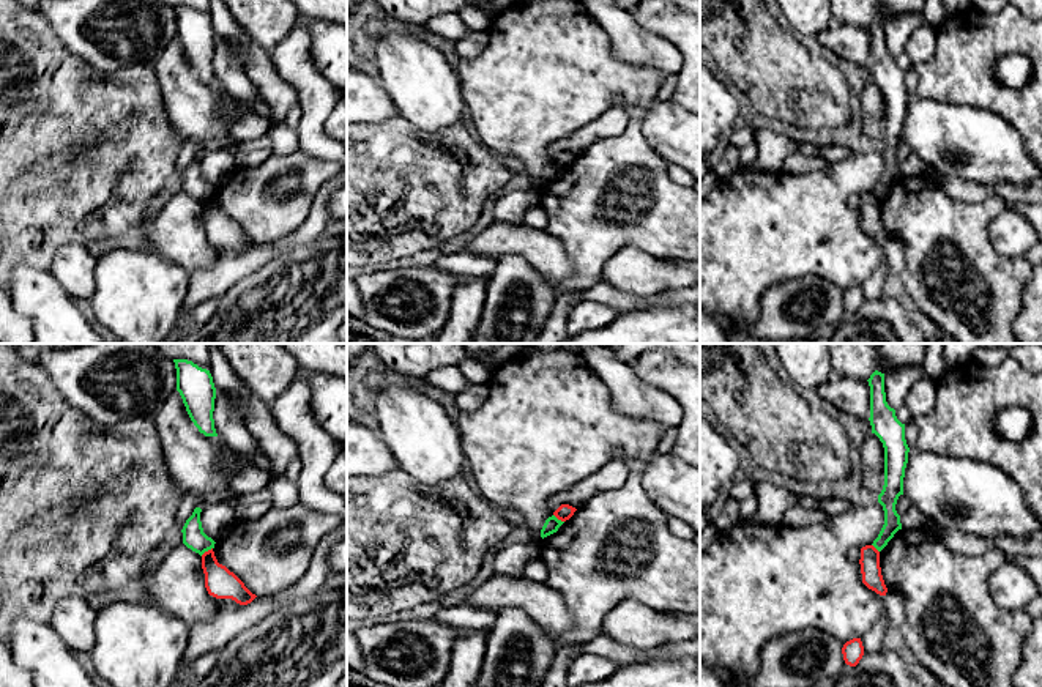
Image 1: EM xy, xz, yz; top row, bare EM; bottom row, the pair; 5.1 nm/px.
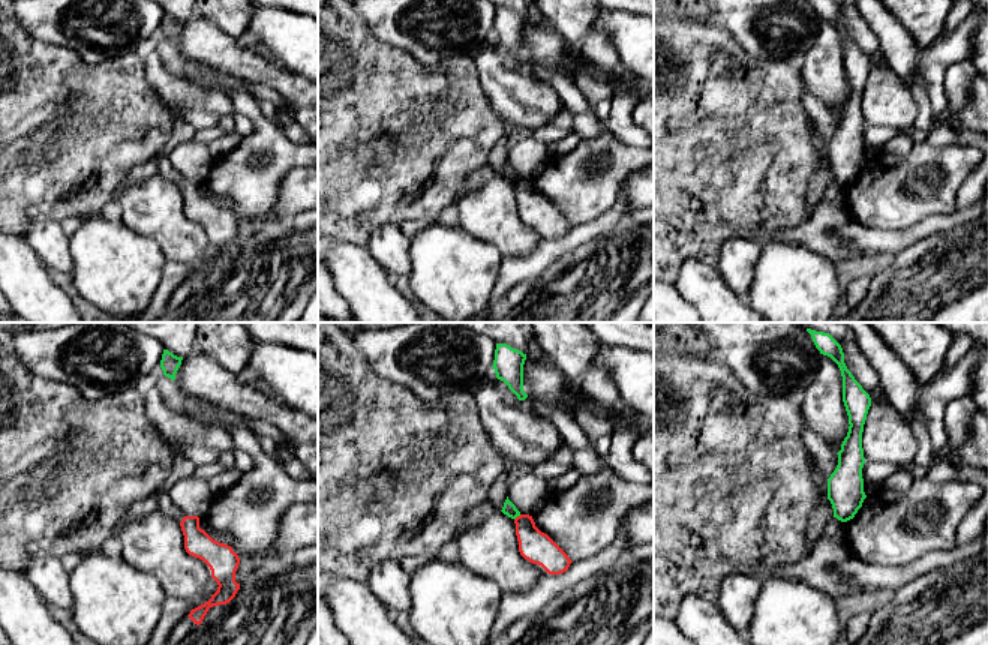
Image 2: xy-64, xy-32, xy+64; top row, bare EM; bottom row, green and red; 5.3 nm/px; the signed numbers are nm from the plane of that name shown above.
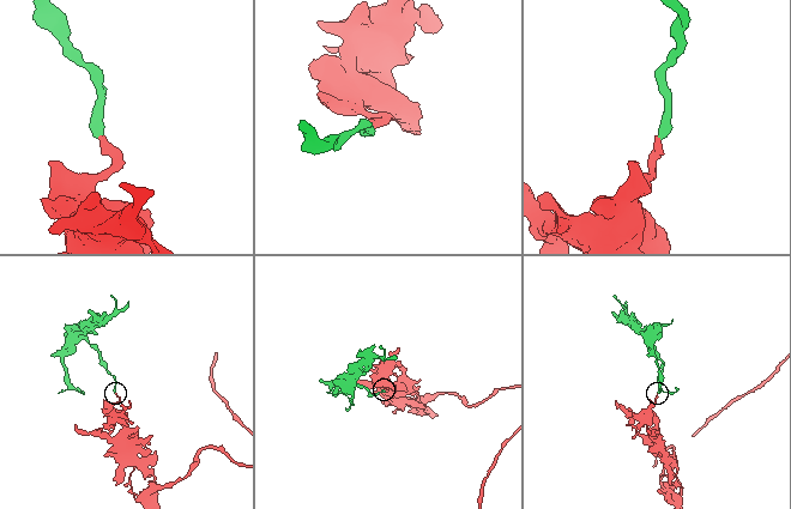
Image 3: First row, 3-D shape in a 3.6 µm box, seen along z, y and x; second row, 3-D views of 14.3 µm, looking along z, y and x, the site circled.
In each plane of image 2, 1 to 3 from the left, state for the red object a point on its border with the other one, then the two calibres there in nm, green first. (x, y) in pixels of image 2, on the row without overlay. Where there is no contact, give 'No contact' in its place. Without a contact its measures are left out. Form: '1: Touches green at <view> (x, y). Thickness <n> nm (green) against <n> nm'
1: No contact
2: Touches green at xy-32 (517, 179). Thickness 70 nm (green) against 170 nm
3: No contact

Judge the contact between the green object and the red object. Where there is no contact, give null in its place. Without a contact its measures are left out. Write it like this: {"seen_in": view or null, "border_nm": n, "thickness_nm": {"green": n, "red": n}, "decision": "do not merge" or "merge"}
{"seen_in": "xy", "border_nm": 80, "thickness_nm": {"green": 120, "red": 160}, "decision": "do not merge"}

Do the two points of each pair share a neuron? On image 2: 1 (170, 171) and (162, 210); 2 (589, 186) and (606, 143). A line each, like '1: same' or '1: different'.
1: different
2: same

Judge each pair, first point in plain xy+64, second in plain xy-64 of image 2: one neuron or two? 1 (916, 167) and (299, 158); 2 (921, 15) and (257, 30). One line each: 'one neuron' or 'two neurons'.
1: one neuron
2: two neurons

